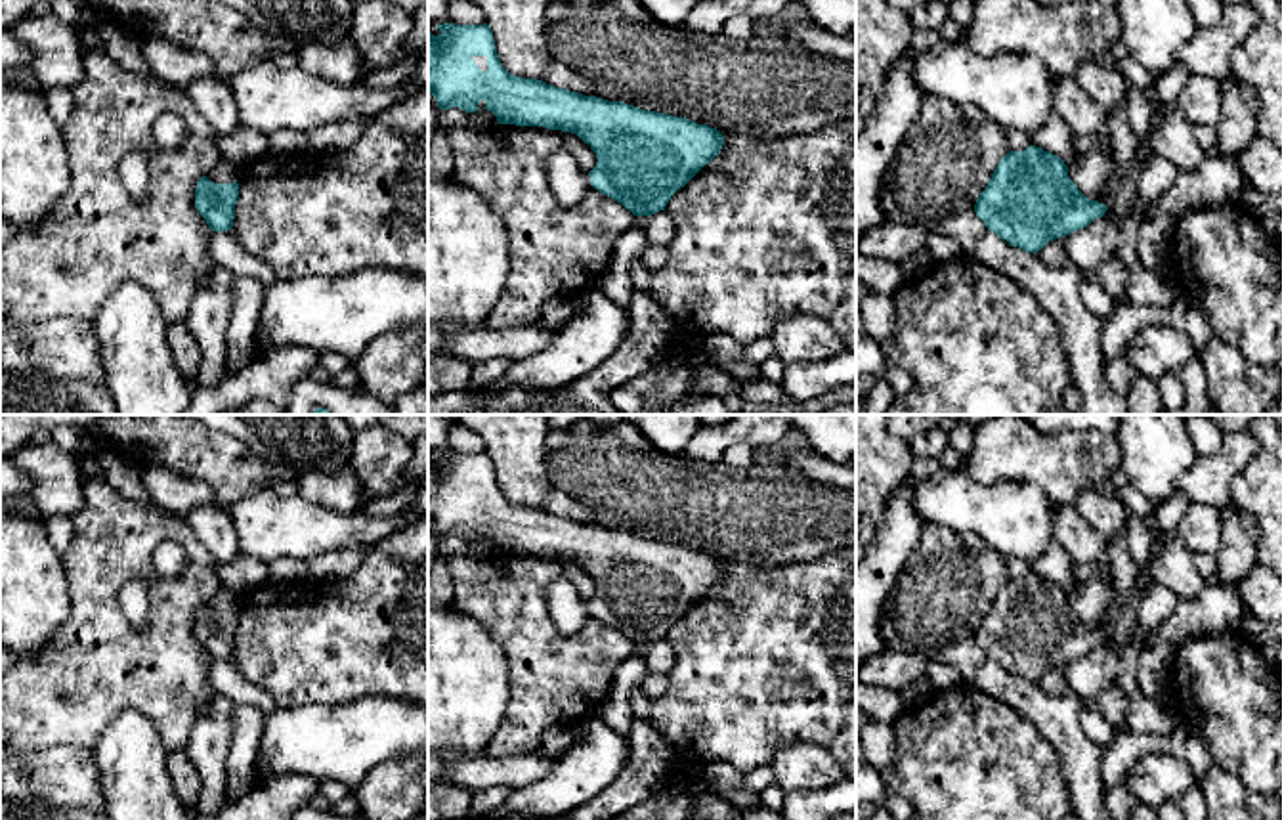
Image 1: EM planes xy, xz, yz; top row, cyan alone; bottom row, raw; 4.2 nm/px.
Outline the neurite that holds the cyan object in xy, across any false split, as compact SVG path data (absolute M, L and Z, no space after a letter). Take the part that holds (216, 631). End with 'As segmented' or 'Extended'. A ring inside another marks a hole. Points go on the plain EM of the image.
M206 604L197 610L195 637L212 659L233 656L239 612L214 612Z. As segmented

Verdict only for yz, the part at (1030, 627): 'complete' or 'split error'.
split error

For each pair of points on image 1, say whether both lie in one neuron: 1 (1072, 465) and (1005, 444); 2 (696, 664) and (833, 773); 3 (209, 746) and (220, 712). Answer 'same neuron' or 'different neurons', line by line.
1: same neuron
2: different neurons
3: same neuron

